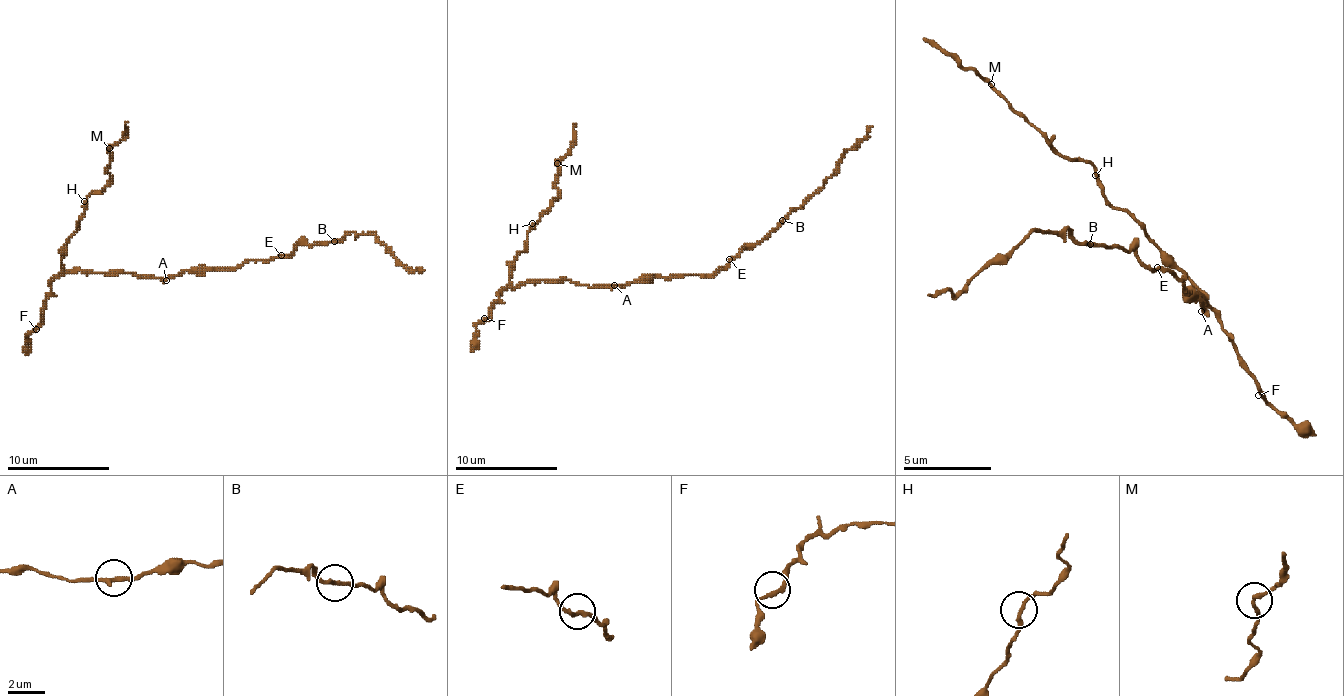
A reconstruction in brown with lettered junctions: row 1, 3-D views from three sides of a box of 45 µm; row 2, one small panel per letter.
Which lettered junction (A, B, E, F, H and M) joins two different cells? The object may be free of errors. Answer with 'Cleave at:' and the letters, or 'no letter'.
Cleave at: B

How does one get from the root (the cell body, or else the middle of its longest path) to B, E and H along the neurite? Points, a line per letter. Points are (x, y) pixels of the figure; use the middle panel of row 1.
B: (611, 287), (647, 277), (714, 275), (744, 246), (760, 244), (783, 221)
E: (611, 287), (647, 277), (714, 275), (729, 259)
H: (611, 287), (588, 287), (568, 280), (530, 280), (514, 287), (509, 280), (509, 264), (525, 249), (532, 223)

